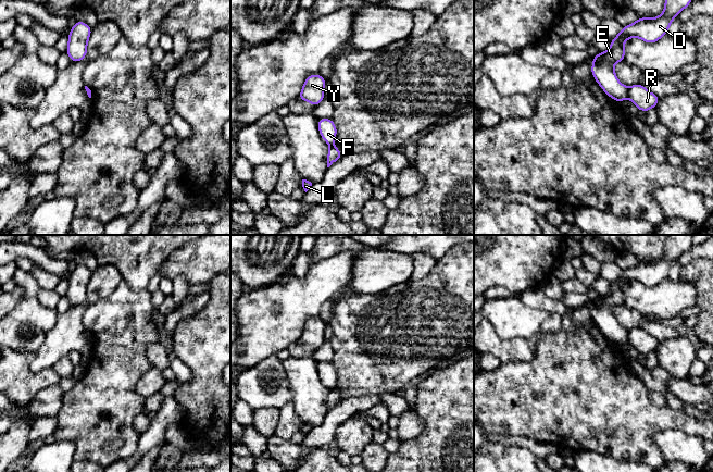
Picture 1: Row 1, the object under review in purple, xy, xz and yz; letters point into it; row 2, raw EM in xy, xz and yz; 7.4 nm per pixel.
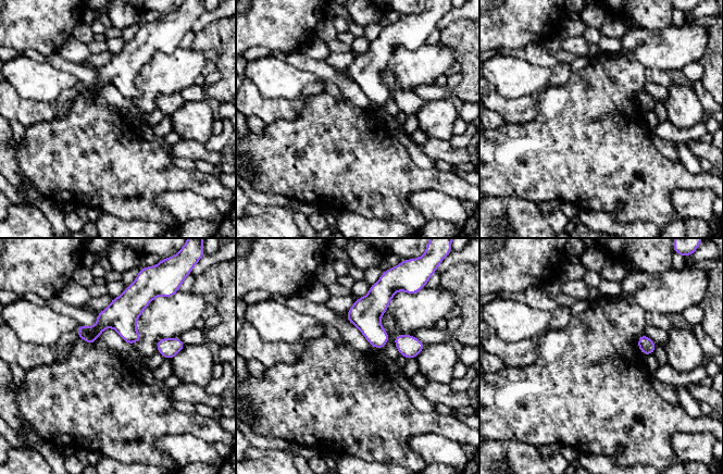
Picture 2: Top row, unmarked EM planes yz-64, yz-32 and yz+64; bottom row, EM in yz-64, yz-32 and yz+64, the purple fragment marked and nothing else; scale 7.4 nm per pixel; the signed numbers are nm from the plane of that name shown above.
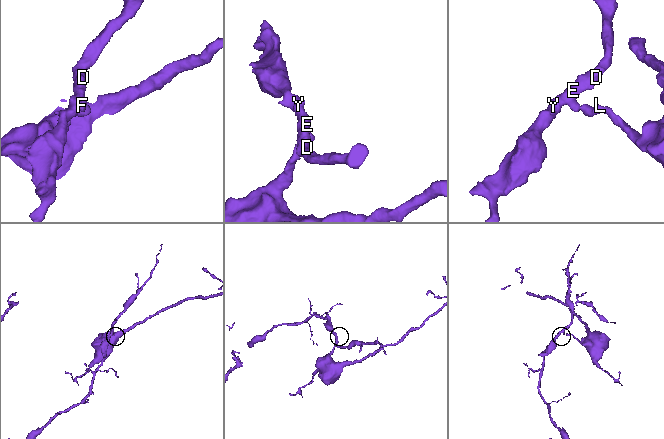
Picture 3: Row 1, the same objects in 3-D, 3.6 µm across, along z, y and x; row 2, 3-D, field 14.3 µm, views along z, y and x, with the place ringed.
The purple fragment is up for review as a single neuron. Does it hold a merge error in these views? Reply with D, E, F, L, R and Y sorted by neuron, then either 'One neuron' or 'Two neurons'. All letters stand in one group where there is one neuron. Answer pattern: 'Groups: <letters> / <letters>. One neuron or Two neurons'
Groups: D E F Y / L R. Two neurons

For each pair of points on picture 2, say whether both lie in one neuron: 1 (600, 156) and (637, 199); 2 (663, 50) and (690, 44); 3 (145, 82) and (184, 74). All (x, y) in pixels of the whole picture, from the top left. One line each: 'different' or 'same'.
1: same
2: same
3: same

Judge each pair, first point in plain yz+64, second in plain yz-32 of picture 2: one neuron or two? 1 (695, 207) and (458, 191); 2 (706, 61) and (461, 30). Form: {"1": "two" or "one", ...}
{"1": "two", "2": "one"}

